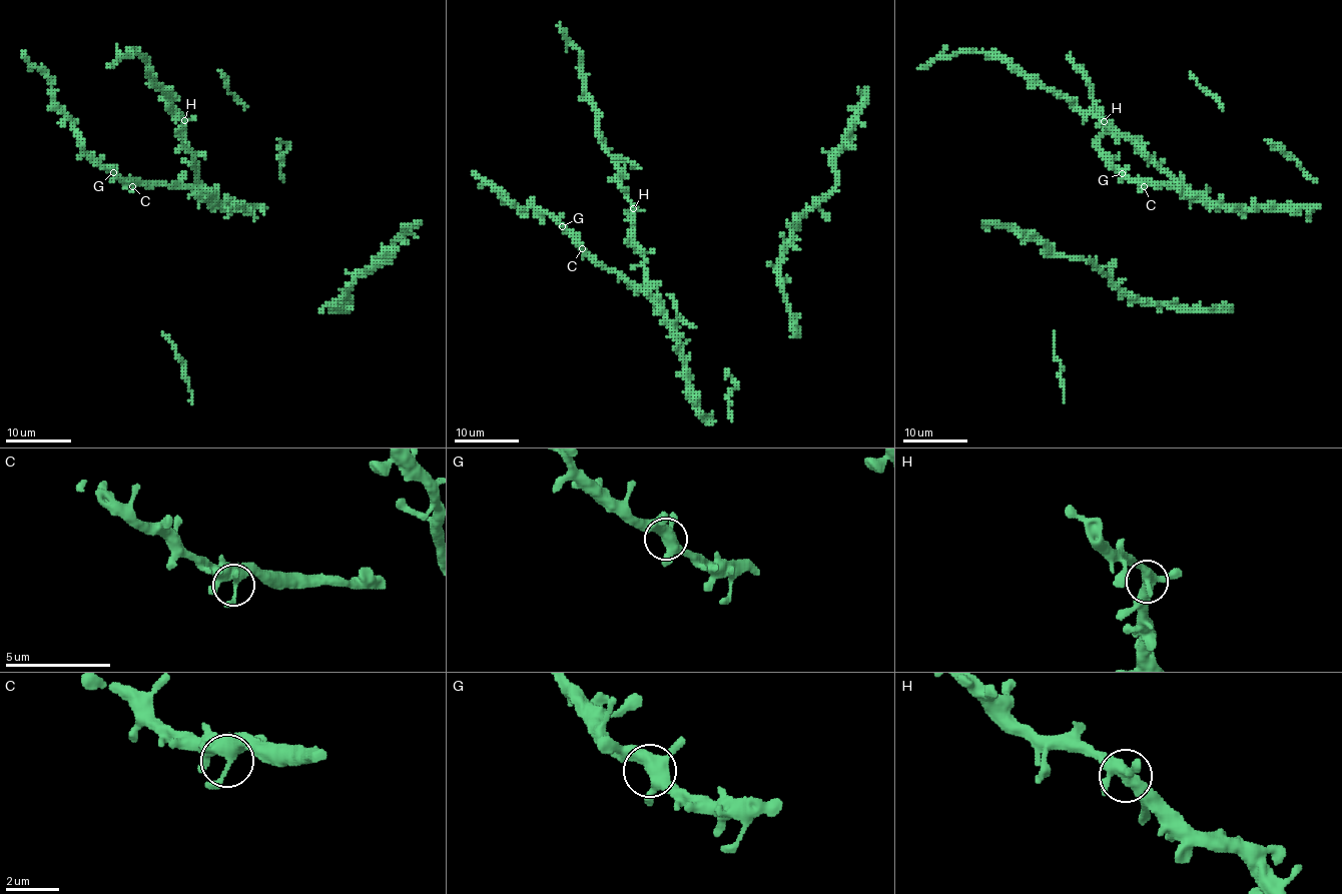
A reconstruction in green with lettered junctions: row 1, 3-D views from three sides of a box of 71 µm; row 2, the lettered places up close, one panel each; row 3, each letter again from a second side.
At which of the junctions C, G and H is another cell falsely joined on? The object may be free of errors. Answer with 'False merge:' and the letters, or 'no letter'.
False merge: no letter

